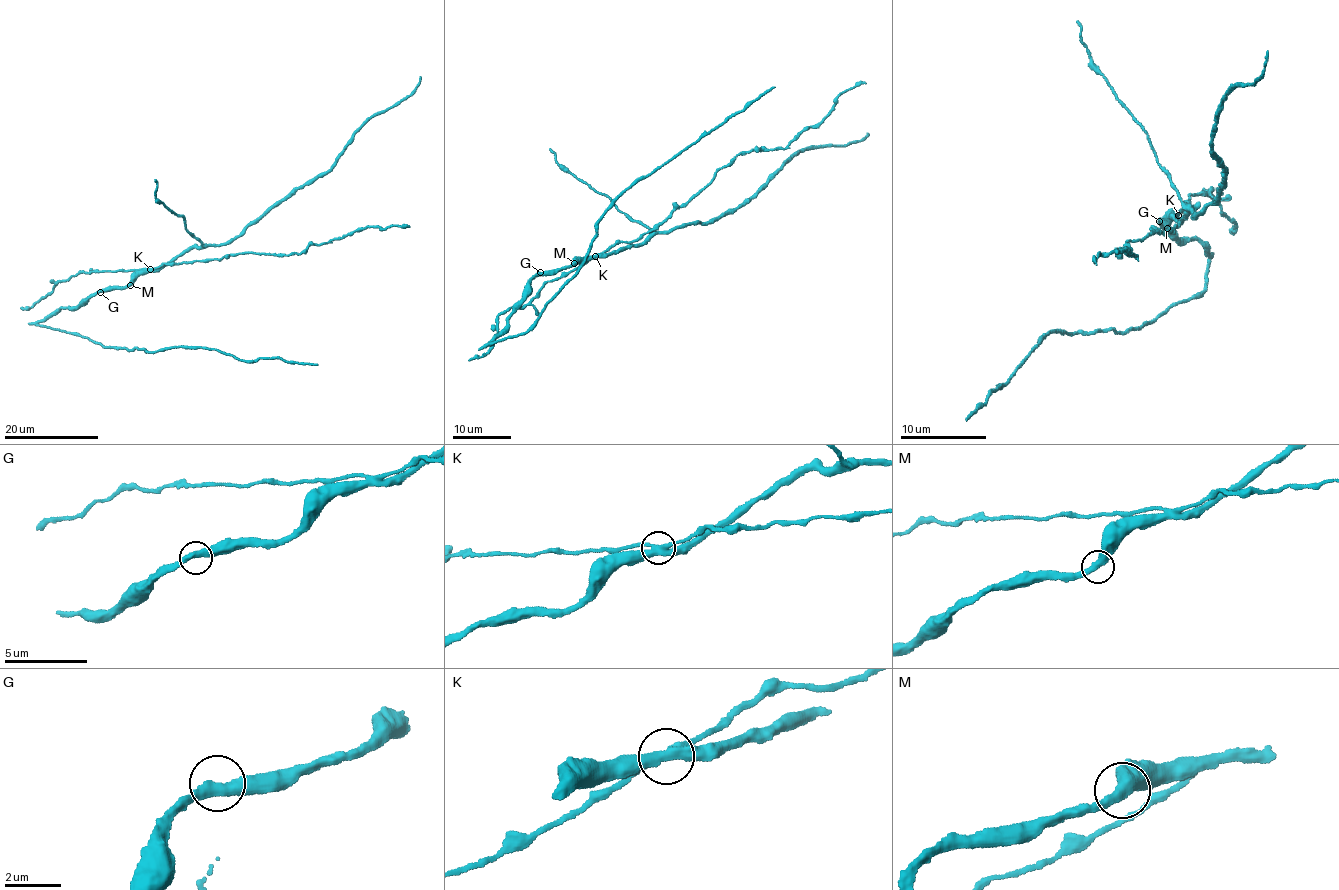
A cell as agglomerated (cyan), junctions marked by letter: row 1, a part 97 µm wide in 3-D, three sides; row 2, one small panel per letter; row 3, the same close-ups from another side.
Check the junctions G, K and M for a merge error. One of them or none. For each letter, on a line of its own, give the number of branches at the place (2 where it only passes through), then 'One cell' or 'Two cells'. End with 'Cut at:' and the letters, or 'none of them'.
G: Branches: 2. One cell
K: Branches: 2. One cell
M: Branches: 2. One cell
Cut at: none of them

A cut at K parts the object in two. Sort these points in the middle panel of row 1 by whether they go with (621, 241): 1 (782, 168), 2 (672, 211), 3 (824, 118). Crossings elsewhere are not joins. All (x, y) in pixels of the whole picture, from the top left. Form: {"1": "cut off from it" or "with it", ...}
{"1": "cut off from it", "2": "with it", "3": "with it"}

